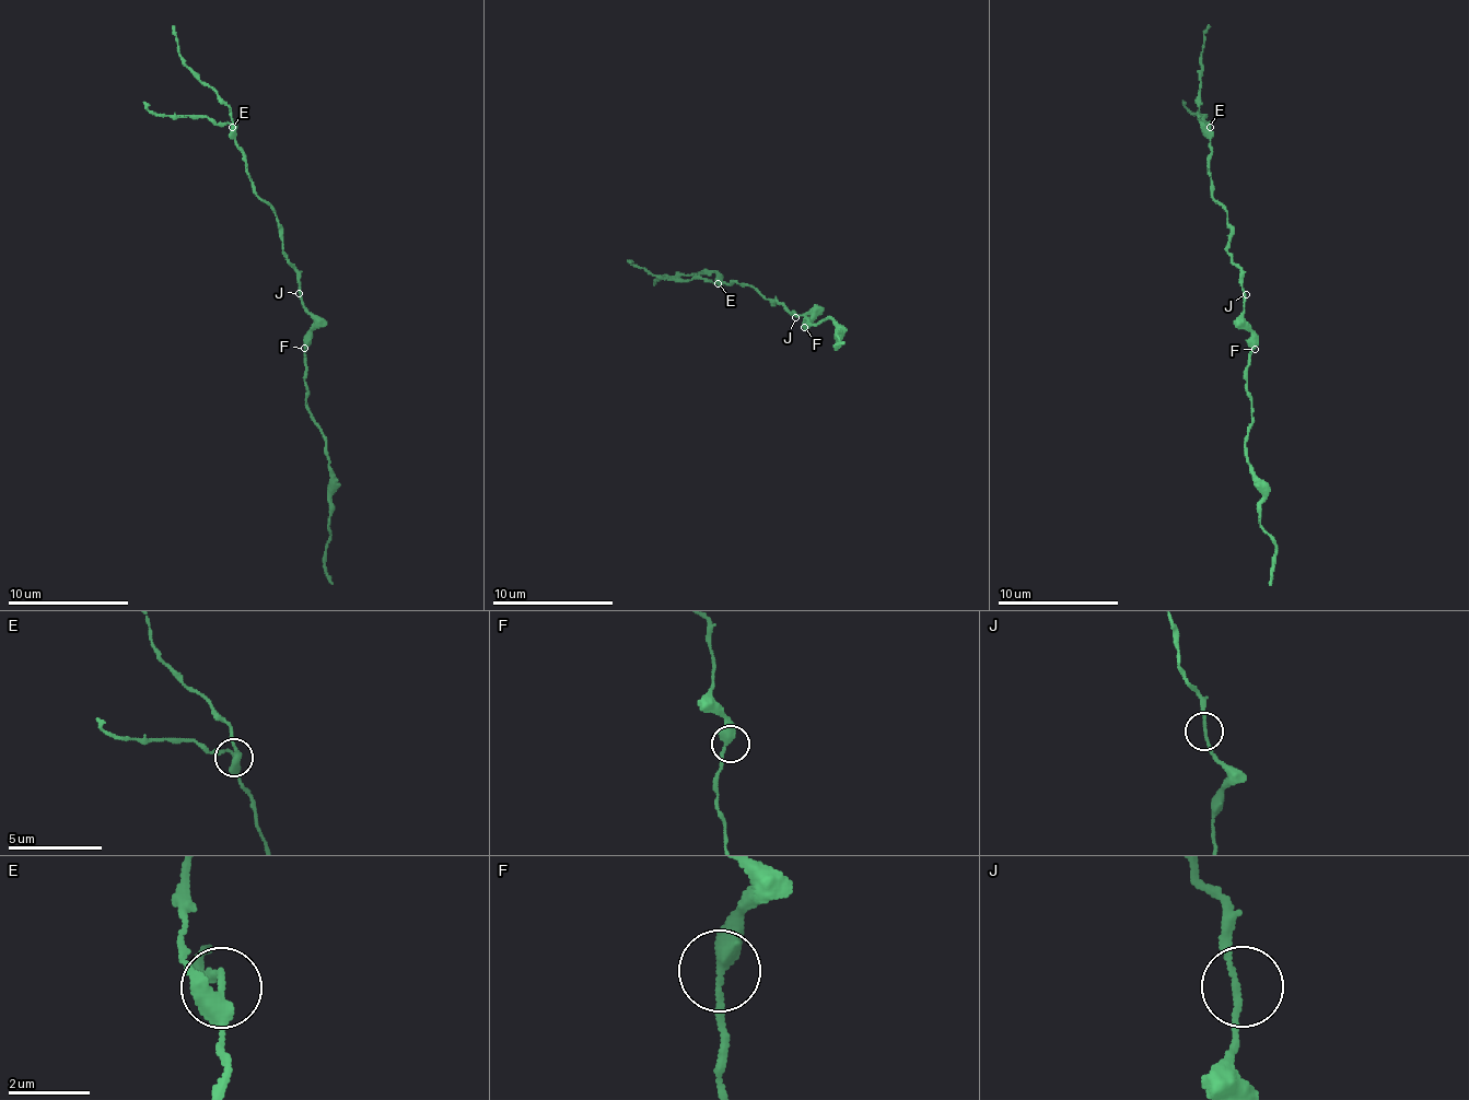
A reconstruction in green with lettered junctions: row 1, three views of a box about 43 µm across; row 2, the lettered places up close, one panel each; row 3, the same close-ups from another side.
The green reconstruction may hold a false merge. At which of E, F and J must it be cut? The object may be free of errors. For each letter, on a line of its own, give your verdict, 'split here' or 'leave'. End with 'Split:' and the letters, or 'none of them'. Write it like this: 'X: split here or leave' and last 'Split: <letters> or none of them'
E: split here
F: leave
J: leave
Split: E

